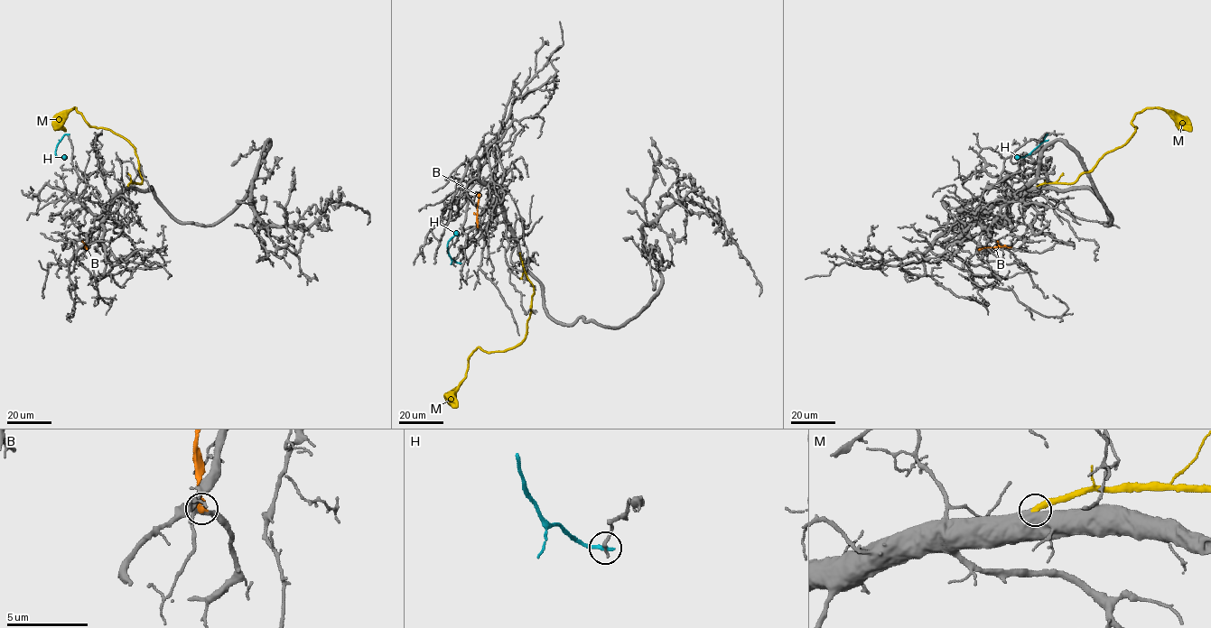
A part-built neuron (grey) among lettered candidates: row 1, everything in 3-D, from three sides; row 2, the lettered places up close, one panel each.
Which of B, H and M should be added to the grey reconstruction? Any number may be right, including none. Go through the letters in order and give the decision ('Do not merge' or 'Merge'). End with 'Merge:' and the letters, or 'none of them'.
B: Do not merge
H: Do not merge
M: Merge
Merge: M

